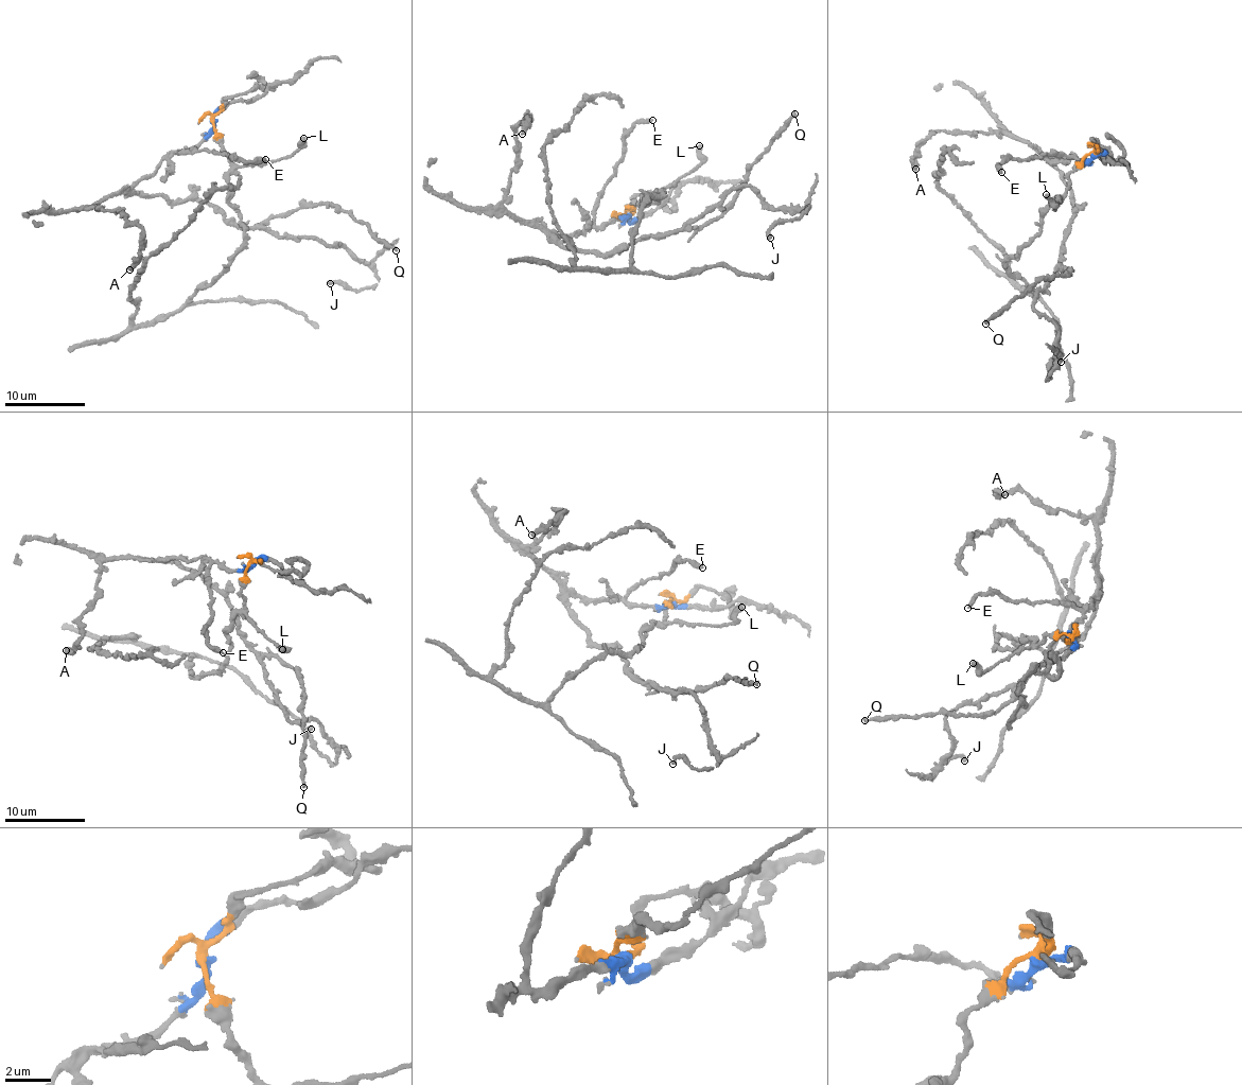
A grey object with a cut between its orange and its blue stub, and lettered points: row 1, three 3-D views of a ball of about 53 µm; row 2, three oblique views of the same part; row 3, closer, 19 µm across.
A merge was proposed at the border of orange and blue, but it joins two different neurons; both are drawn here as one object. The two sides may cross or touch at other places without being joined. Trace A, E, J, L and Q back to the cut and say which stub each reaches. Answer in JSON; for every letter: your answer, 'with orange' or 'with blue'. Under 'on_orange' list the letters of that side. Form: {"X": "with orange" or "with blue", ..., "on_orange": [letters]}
{"A": "with blue", "E": "with blue", "J": "with blue", "L": "with orange", "Q": "with blue", "on_orange": ["L"]}

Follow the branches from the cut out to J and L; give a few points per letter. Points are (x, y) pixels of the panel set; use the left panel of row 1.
J: (213, 121), (133, 191), (208, 202), (235, 225), (340, 246), (379, 281), (351, 291), (330, 284)
L: (213, 121), (217, 141), (227, 155), (241, 167), (287, 157), (301, 149), (304, 137)

